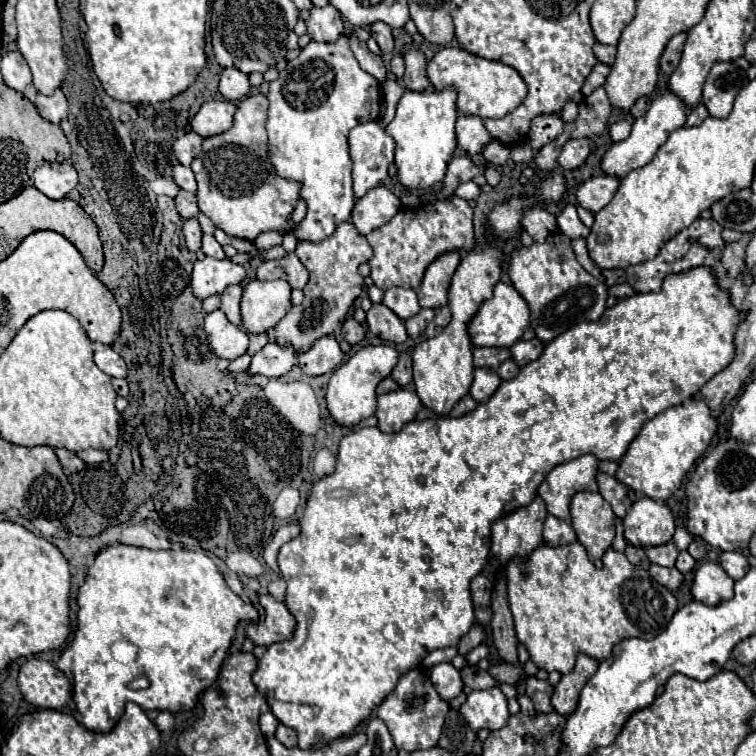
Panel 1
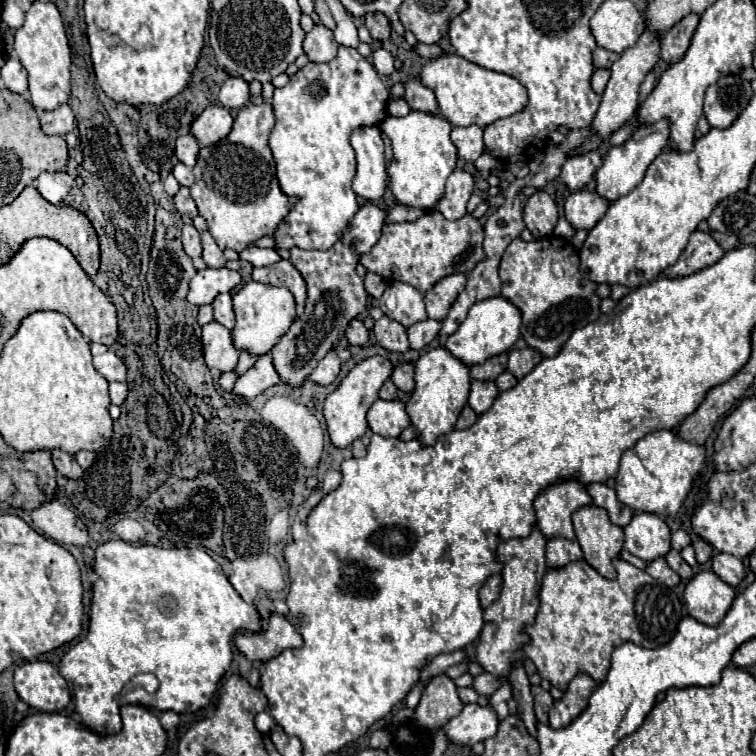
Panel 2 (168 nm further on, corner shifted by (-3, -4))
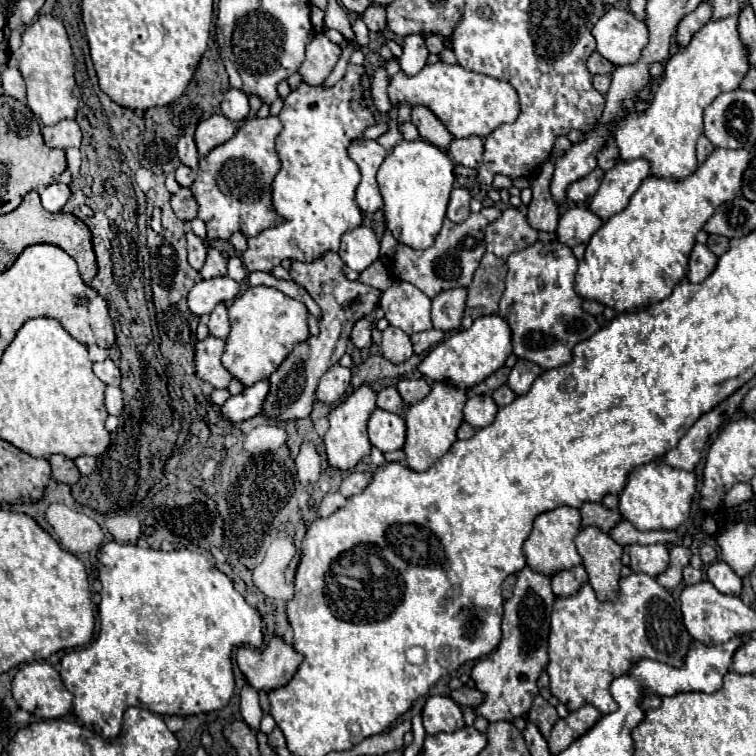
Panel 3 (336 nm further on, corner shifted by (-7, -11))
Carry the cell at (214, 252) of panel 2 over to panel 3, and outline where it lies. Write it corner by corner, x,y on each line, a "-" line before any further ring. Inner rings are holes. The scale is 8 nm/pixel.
208,245
208,257
206,257
204,267
200,269
200,275
204,279
212,279
212,277
226,275
226,265
228,265
228,261
222,257
222,253
216,247

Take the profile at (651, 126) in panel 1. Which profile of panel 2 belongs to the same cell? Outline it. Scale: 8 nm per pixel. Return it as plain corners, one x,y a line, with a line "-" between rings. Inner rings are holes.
660,120
652,126
642,126
638,128
630,140
626,140
620,146
612,146
608,150
608,154
604,156
602,166
596,172
596,192
606,198
608,202
614,202
622,196
626,196
630,190
634,190
640,180
644,178
646,168
652,164
652,160
666,148
668,144
668,132
670,132
670,122
668,120

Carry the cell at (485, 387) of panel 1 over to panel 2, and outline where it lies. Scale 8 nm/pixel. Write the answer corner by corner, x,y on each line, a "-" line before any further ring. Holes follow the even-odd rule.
474,380
470,396
468,396
468,406
480,416
480,414
484,414
492,406
496,396
498,396
498,388
496,388
494,382

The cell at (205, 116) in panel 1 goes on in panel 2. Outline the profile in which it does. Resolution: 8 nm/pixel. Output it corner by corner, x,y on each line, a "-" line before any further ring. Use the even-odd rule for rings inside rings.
208,106
194,122
192,134
200,146
212,146
232,130
232,116
224,106

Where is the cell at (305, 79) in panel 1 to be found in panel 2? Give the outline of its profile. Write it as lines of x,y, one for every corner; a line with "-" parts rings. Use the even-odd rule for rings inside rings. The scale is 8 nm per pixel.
340,46
334,60
316,64
308,62
294,76
290,76
284,88
274,90
272,108
276,114
276,124
270,134
270,148
276,162
276,178
280,190
286,196
294,196
296,204
286,214
286,218
274,230
274,248
292,246
304,250
328,250
348,228
348,220
358,212
358,196
352,192
352,178
356,174
356,158
350,146
350,134
360,126
376,126
386,118
388,88
374,66
360,56
354,48

